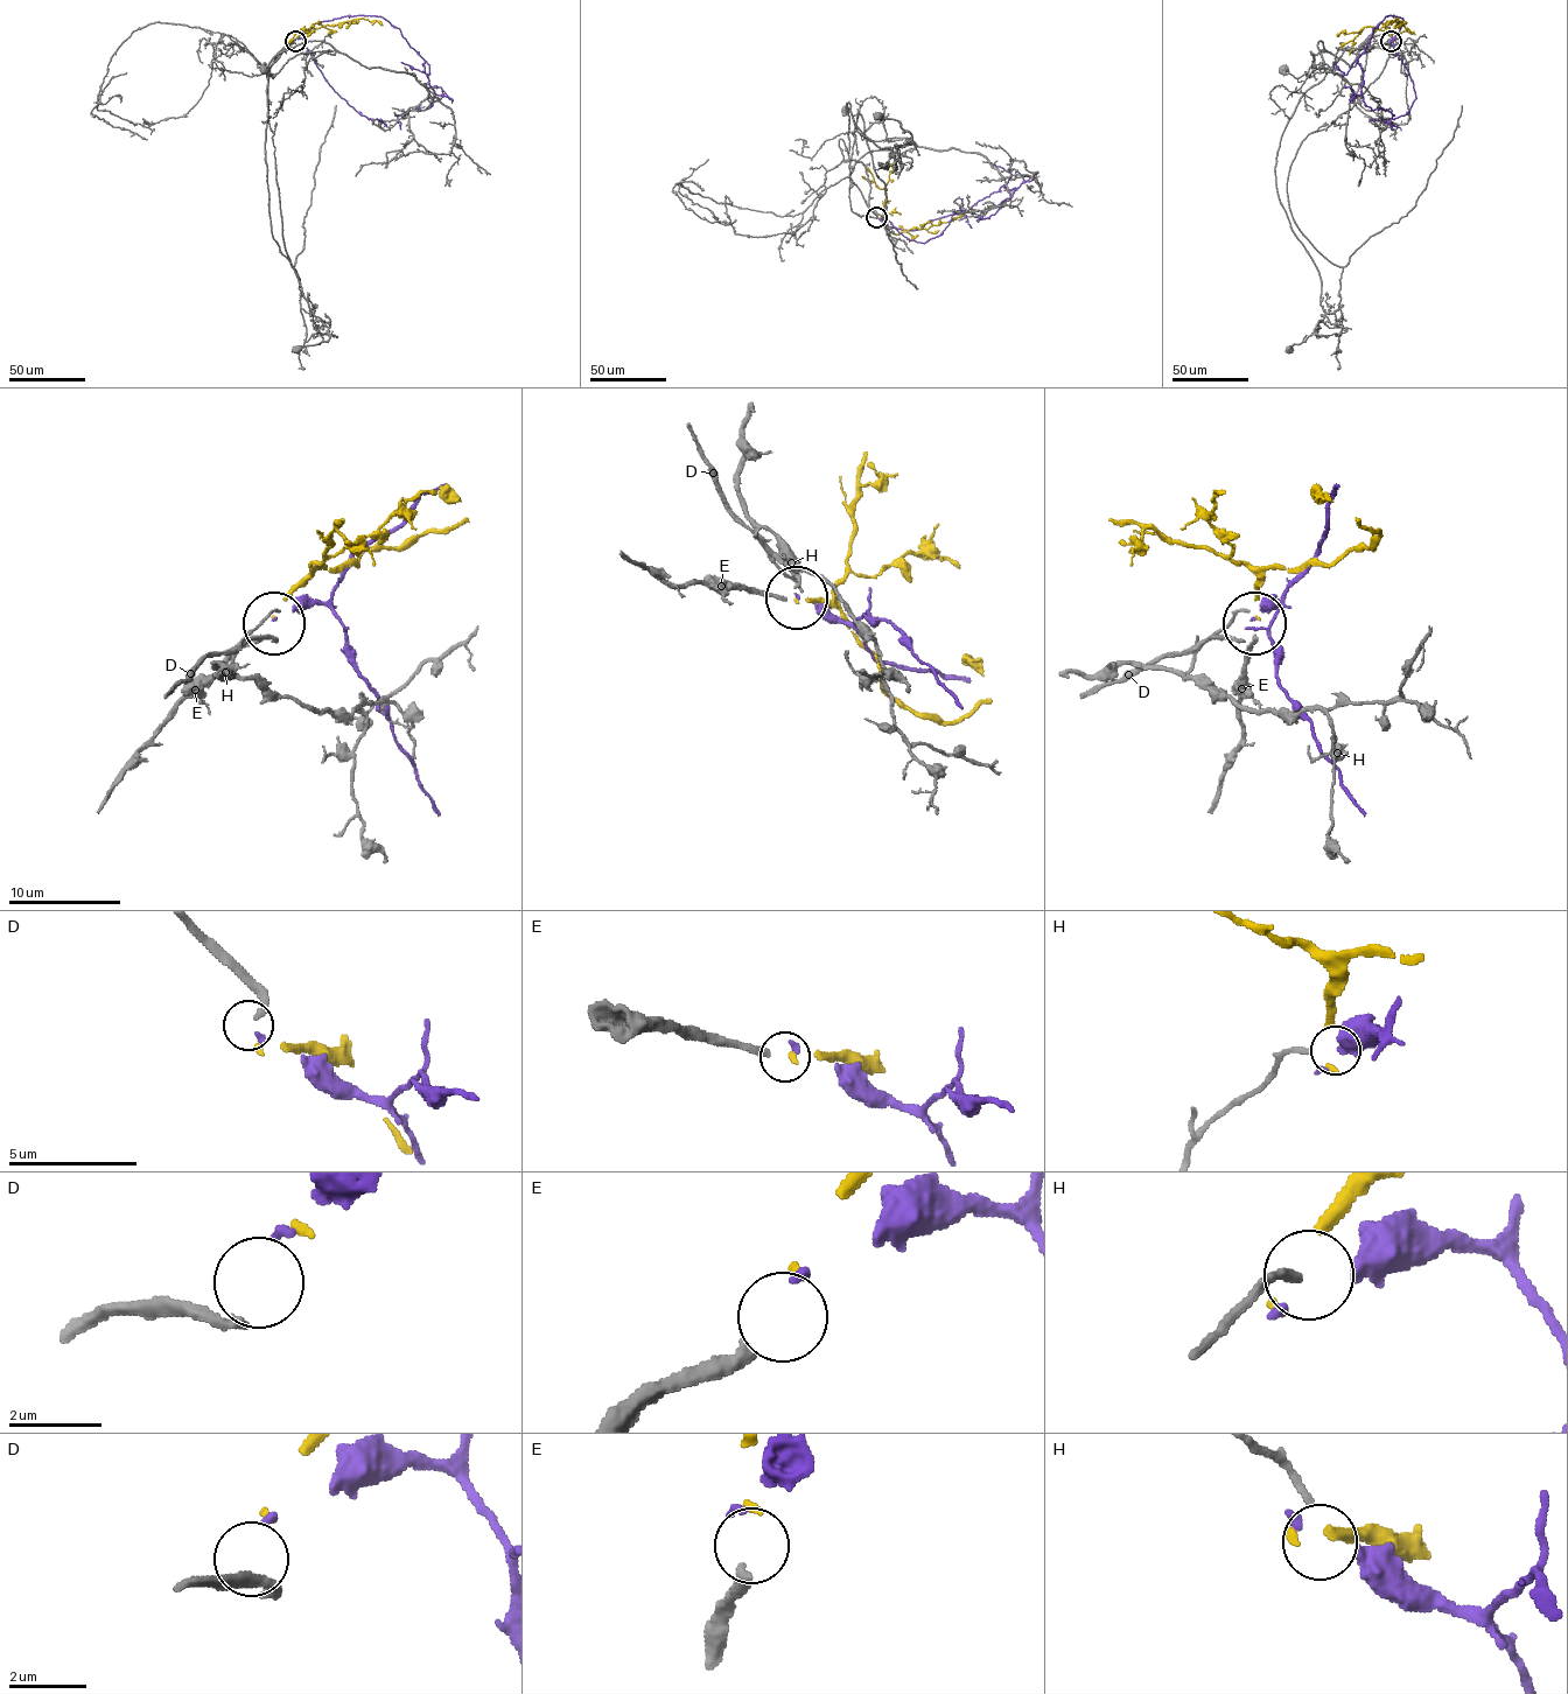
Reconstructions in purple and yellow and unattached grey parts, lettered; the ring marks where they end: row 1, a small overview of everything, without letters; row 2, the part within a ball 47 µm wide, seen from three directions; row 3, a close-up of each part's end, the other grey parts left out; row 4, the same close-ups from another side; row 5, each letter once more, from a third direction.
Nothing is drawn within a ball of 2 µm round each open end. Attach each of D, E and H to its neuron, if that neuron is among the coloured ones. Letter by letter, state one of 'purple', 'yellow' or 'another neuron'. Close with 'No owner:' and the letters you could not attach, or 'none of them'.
D: purple
E: yellow
H: another neuron
No owner: H

